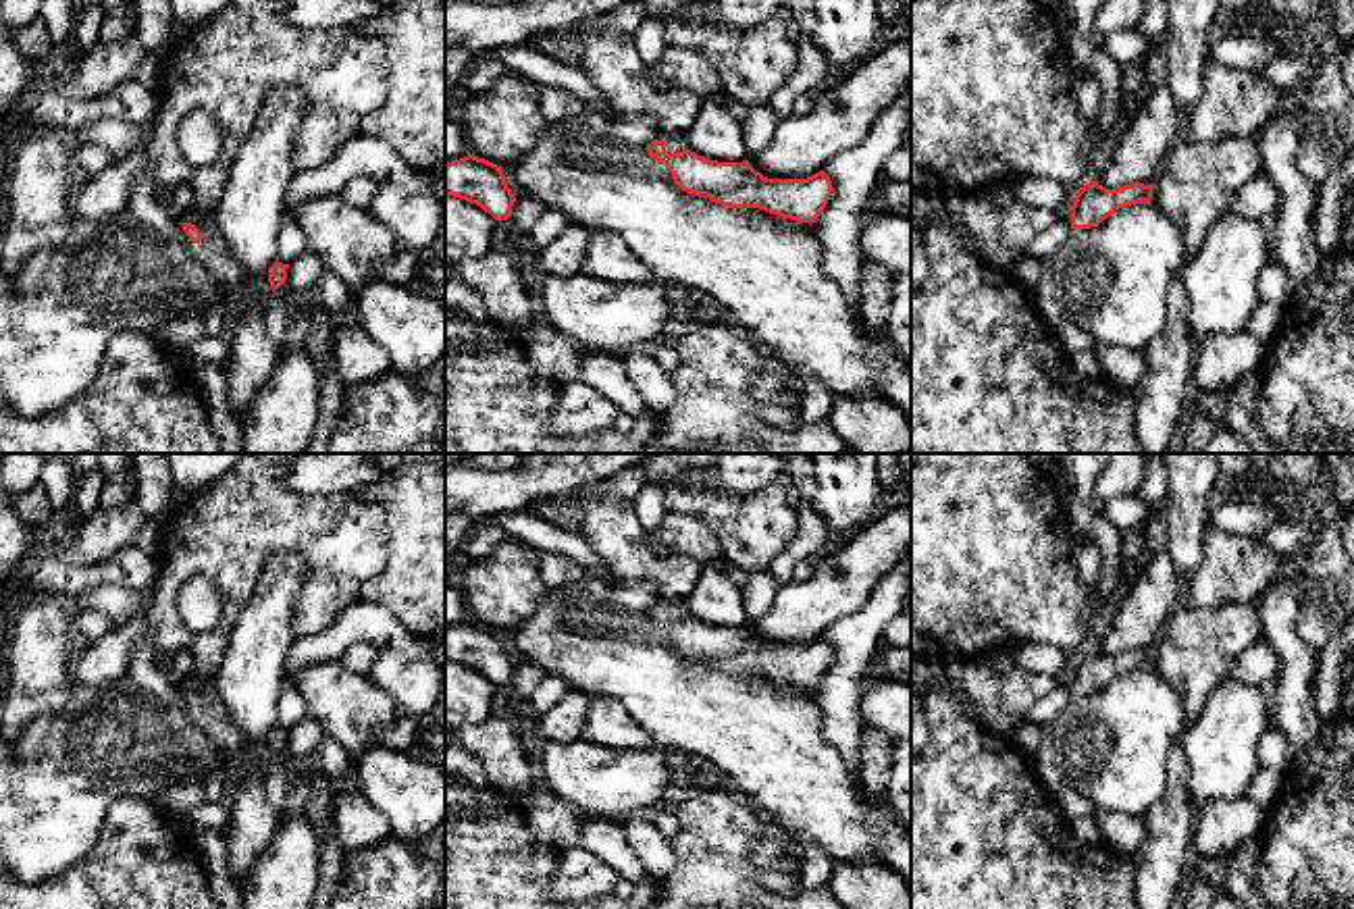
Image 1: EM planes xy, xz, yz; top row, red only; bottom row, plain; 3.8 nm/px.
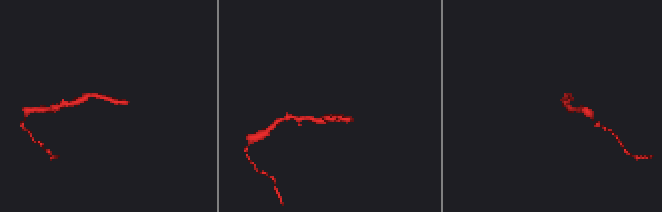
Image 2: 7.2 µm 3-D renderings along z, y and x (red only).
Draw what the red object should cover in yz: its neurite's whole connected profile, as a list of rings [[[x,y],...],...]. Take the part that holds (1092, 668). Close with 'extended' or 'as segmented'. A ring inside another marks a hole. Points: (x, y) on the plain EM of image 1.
[[[1096,647],[1077,655],[1071,672],[1071,695],[1098,693],[1115,676],[1144,670],[1152,666],[1152,653],[1144,649],[1123,651],[1119,655],[1106,655]]] | as segmented

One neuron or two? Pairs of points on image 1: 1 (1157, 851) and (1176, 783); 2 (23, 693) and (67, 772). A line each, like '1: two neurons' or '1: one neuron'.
1: one neuron
2: two neurons

